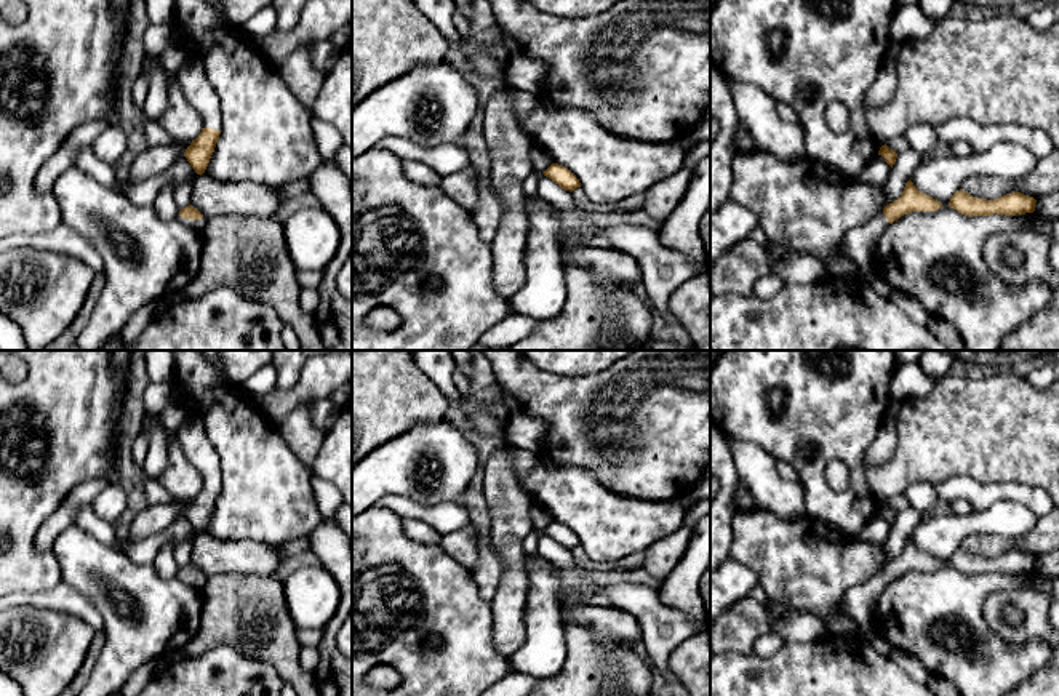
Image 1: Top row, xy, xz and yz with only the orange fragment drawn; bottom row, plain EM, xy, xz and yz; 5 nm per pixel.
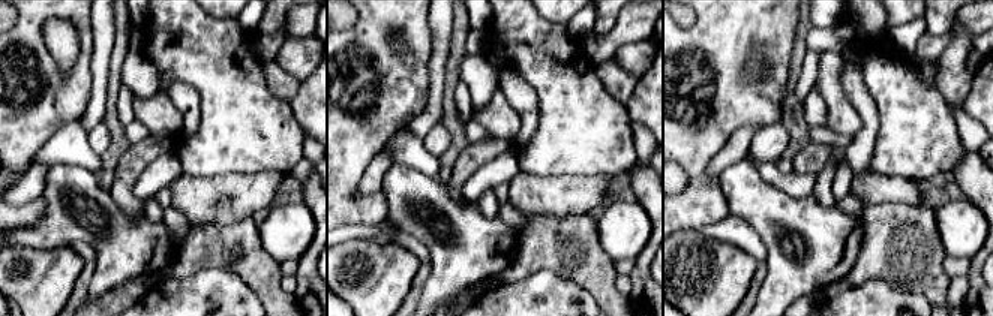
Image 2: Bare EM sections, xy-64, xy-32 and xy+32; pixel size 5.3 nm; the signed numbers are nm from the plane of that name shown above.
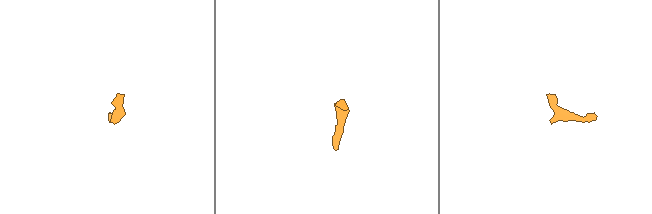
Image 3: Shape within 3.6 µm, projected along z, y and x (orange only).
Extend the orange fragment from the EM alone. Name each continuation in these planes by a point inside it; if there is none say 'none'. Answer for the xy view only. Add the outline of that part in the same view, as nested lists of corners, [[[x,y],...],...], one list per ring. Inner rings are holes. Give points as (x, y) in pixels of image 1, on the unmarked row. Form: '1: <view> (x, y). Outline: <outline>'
1: xy (192, 437). Outline: [[[189,416],[178,432],[189,462],[200,472],[203,486],[222,488],[222,467],[218,451],[208,440],[200,419]]]
2: xy (199, 583). Outline: [[[178,574],[178,578],[184,584],[187,584],[187,586],[197,589],[197,590],[203,590],[205,589],[205,584],[206,584],[206,578],[205,576],[192,579],[192,578],[186,578],[186,576]]]

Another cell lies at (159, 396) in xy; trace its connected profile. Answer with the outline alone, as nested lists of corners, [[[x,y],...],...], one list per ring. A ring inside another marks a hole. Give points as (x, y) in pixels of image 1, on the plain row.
[[[150,382],[144,392],[146,413],[160,414],[171,405],[179,405],[179,386],[171,382]]]

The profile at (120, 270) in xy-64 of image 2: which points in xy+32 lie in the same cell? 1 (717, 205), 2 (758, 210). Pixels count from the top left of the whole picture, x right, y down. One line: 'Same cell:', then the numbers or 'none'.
Same cell: 2

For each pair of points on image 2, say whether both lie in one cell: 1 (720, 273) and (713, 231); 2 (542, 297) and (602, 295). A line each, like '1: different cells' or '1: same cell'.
1: different cells
2: different cells

